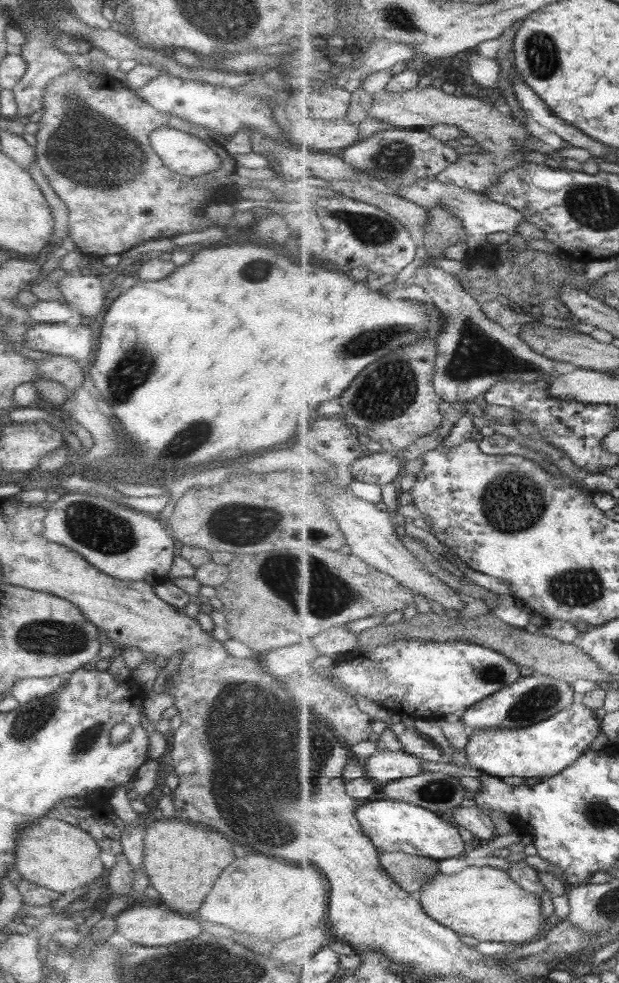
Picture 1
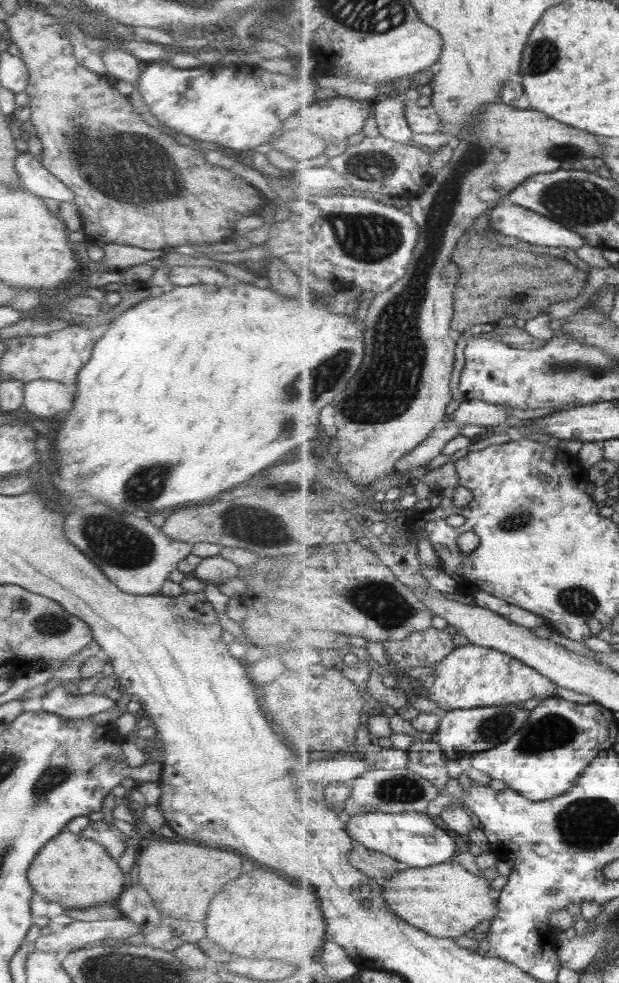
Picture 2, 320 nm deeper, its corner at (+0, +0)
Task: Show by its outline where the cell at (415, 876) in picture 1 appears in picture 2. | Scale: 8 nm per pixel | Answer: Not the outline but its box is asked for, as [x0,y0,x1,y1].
[349,842,409,881]

